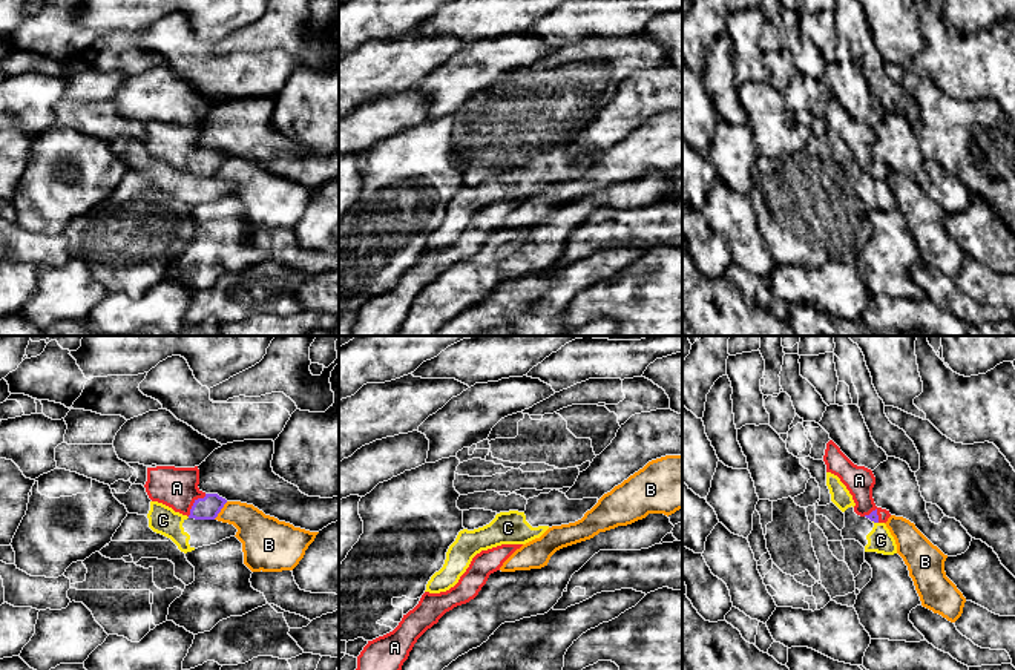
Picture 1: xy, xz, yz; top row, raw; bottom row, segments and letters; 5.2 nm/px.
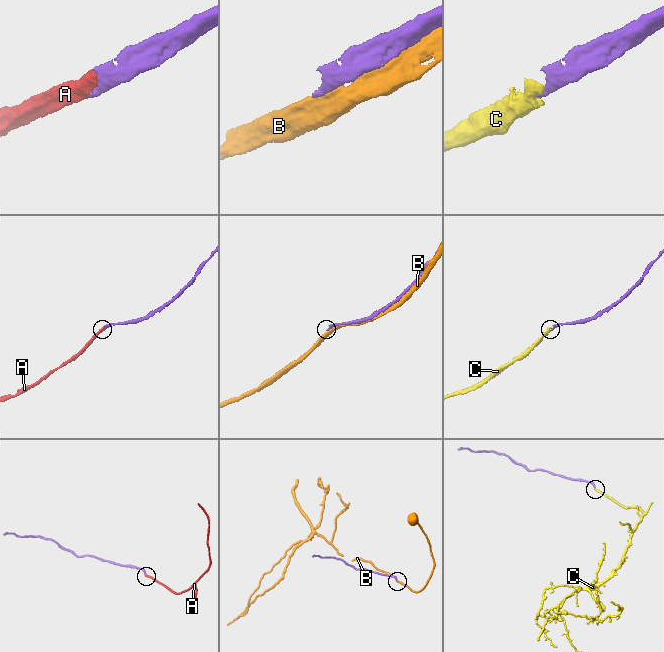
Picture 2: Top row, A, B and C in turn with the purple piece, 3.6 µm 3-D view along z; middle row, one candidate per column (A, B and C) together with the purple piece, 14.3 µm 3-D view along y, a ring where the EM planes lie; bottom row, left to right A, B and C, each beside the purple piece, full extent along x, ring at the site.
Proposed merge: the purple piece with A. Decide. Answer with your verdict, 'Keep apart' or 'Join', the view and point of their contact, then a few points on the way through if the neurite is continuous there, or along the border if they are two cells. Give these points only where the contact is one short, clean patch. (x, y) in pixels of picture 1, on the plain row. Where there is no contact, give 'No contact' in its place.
Join. Touches purple at xy (193, 160)

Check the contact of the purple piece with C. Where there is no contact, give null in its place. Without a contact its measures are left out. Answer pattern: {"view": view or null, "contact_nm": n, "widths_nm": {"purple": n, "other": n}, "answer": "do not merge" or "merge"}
{"view": "yz", "contact_nm": 40, "widths_nm": {"purple": 50, "other": 130}, "answer": "do not merge"}

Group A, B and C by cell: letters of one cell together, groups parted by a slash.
A / B / C

